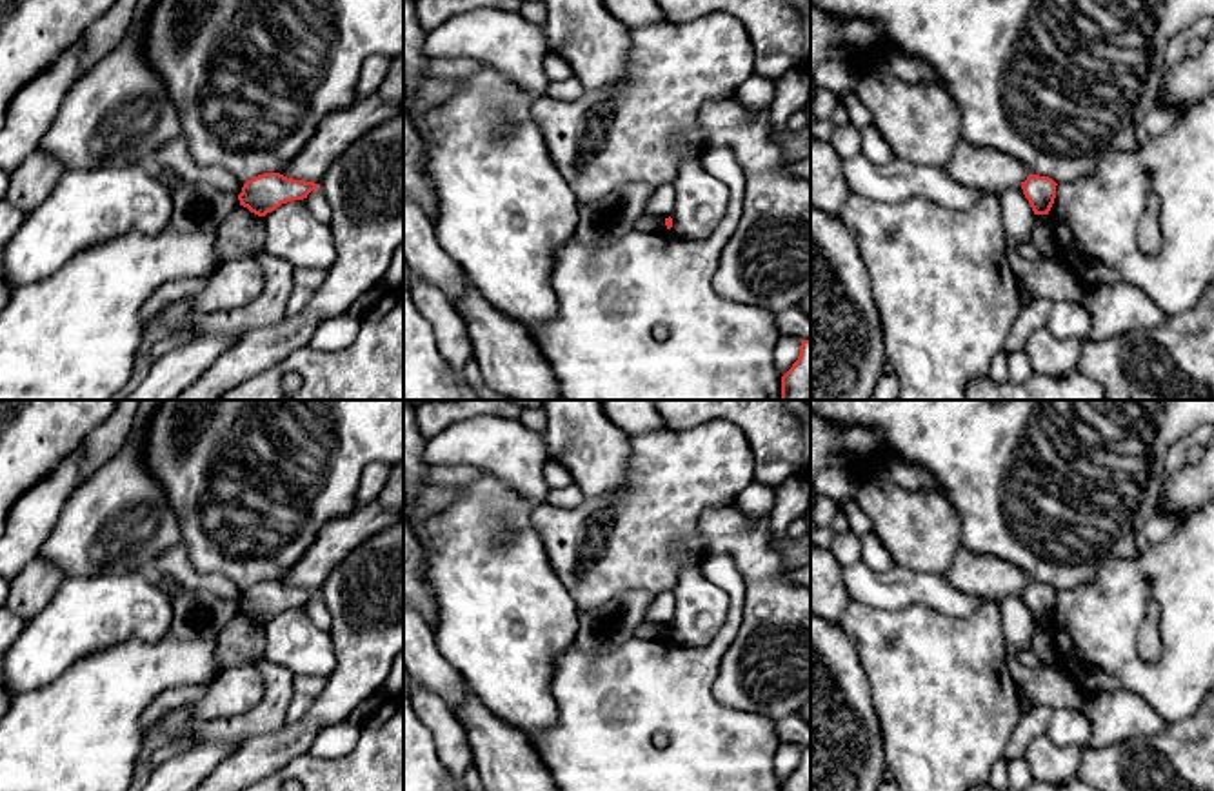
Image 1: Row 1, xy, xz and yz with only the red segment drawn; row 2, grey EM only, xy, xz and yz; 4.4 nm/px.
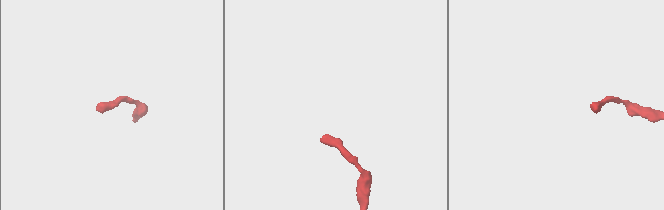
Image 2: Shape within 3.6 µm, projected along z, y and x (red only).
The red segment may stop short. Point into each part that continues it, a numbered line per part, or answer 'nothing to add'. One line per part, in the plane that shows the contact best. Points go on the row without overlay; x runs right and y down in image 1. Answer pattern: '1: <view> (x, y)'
nothing to add

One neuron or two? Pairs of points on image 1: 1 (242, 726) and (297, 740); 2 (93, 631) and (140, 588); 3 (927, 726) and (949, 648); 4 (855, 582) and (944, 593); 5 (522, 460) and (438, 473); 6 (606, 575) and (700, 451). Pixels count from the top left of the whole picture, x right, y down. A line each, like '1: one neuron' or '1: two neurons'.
1: two neurons
2: one neuron
3: one neuron
4: one neuron
5: two neurons
6: one neuron

